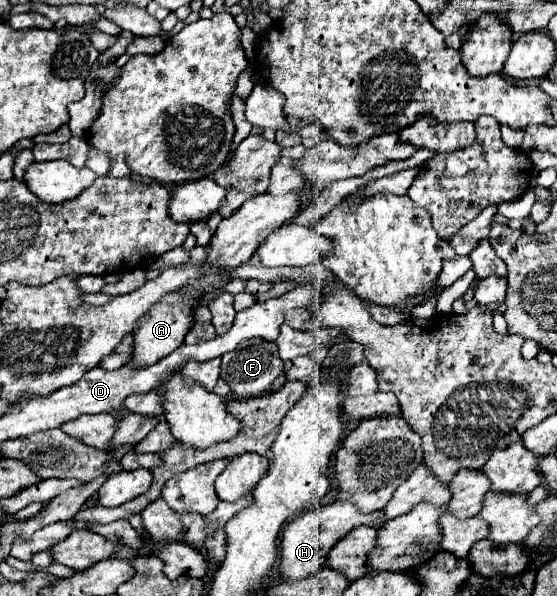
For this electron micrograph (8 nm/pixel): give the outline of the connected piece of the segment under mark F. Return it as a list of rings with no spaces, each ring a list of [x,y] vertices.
[[[251,339],[251,343],[243,343],[239,351],[225,353],[221,363],[221,377],[241,399],[263,395],[269,389],[269,385],[275,381],[275,377],[279,377],[281,373],[283,373],[283,361],[279,357],[277,345],[273,341],[263,341],[263,339]]]

